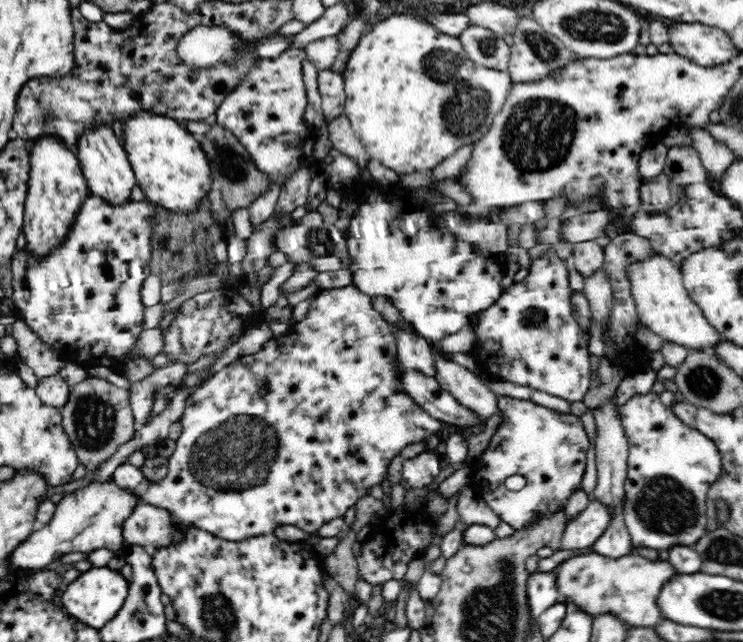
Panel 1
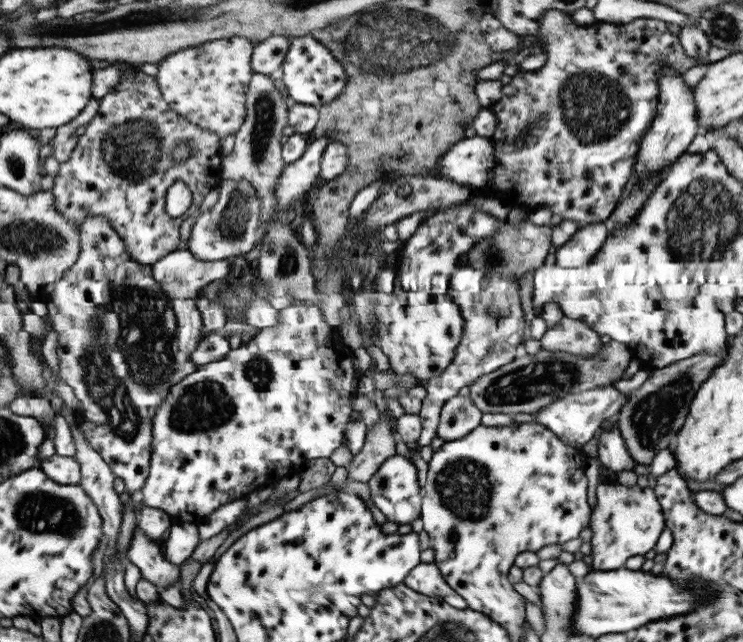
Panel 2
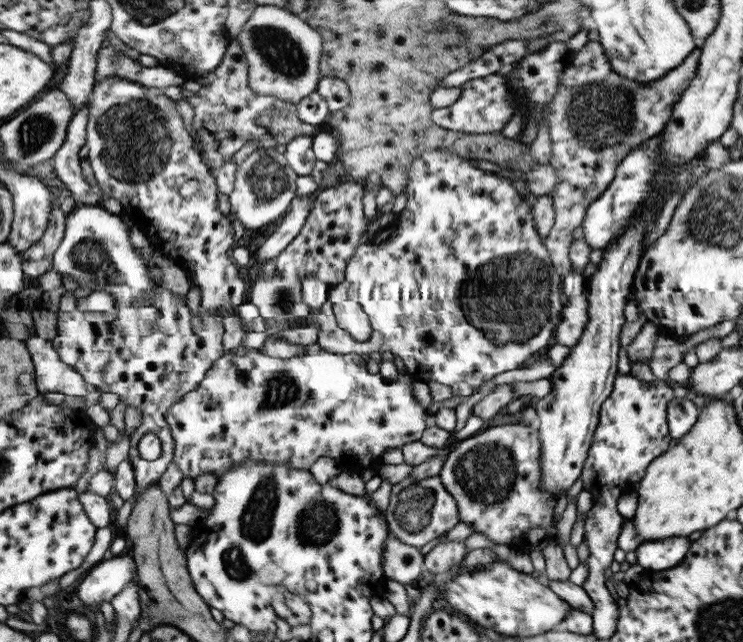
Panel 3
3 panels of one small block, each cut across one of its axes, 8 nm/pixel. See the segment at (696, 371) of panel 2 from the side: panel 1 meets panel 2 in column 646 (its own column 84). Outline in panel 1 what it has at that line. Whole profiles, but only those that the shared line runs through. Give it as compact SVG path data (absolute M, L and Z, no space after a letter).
M91 375L78 384L68 386L68 400L61 407L64 433L76 451L78 460L86 471L96 469L99 462L110 458L116 448L128 442L136 429L128 393L106 379Z

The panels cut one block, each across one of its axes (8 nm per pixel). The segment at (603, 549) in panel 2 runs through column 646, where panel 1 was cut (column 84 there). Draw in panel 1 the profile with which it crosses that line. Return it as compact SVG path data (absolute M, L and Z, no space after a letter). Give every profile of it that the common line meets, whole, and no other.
M108 481L107 483L90 482L81 489L76 489L69 494L57 498L56 501L56 511L49 523L44 525L40 530L32 531L28 539L18 545L10 556L6 558L7 564L11 569L9 574L32 569L42 569L72 552L90 553L100 548L108 548L118 553L125 553L131 547L130 544L125 543L124 537L122 537L122 520L128 514L132 514L134 506L141 502L140 499L131 498L129 490L118 487L114 481Z

